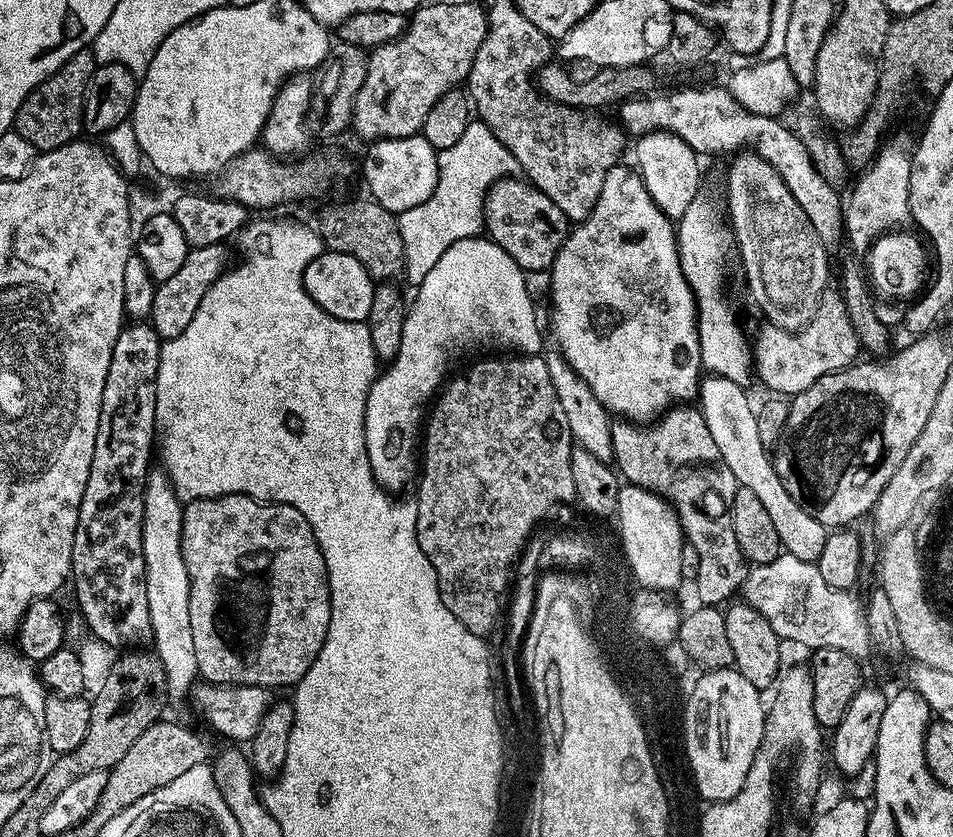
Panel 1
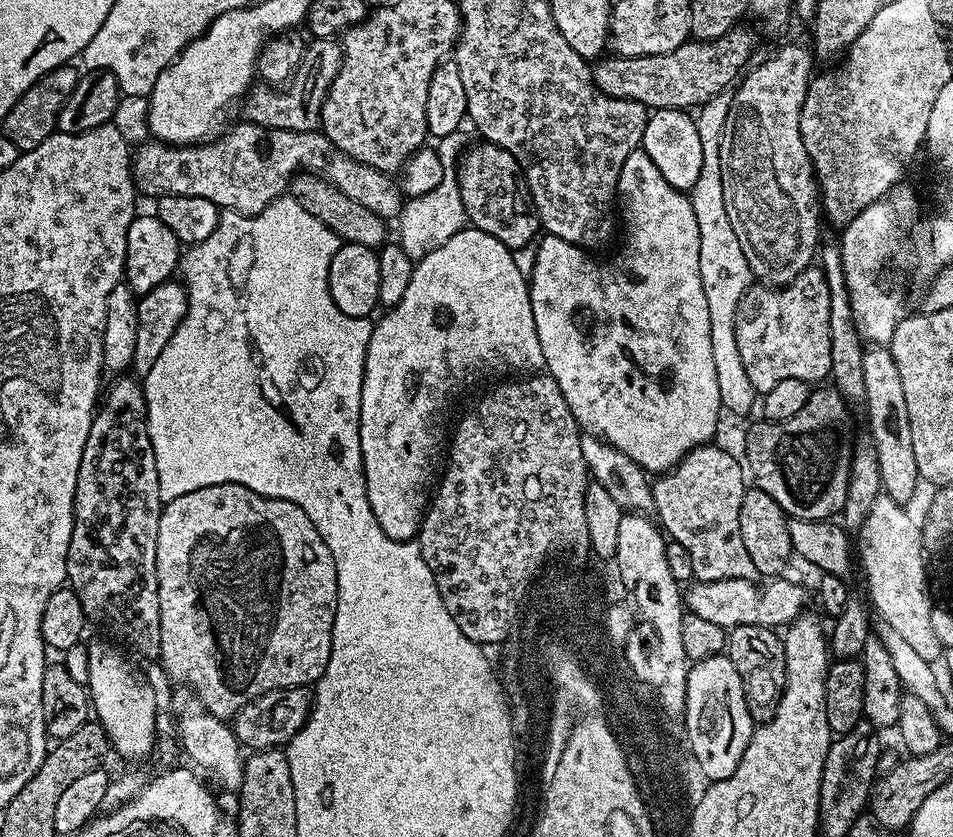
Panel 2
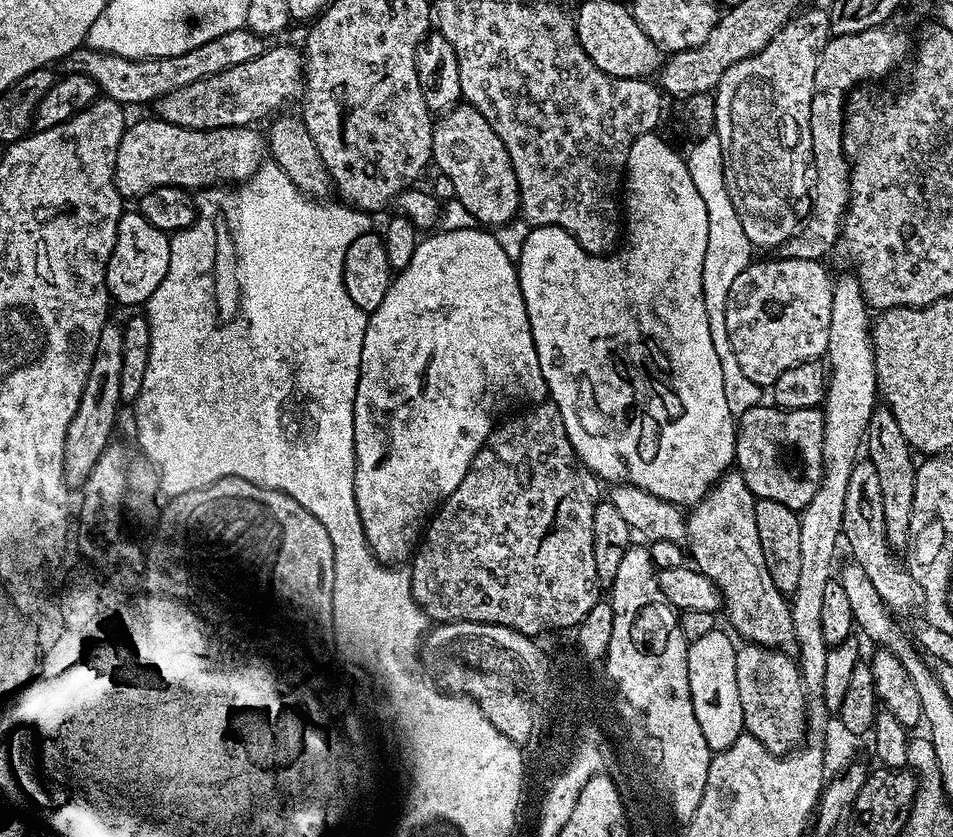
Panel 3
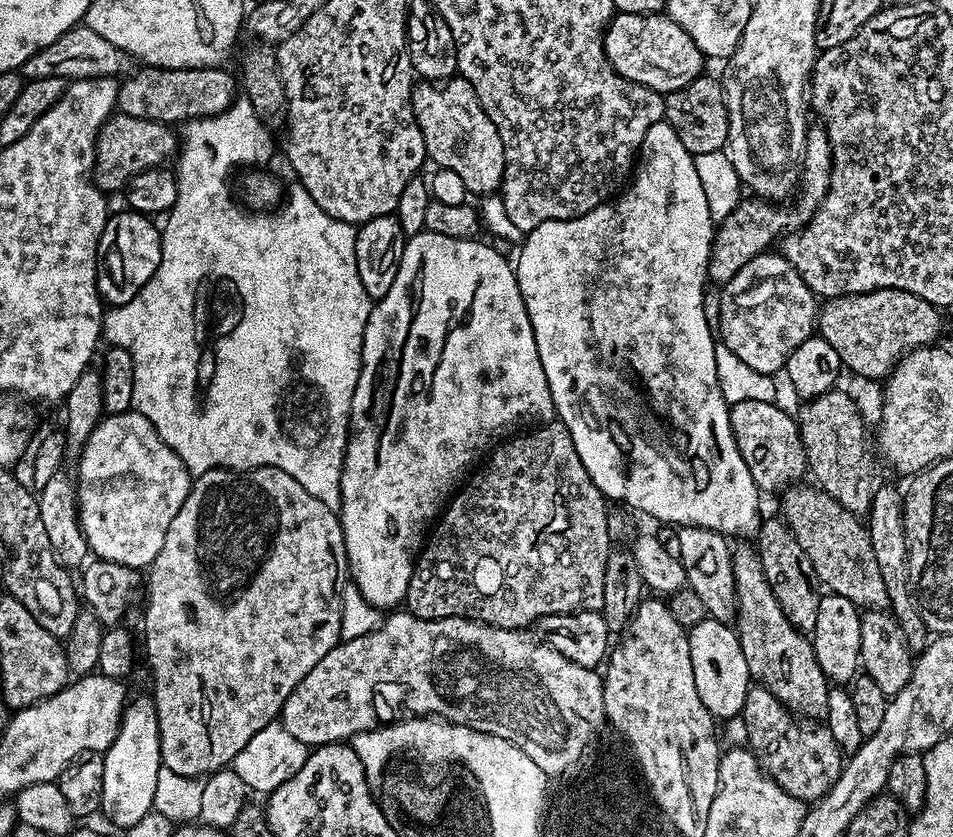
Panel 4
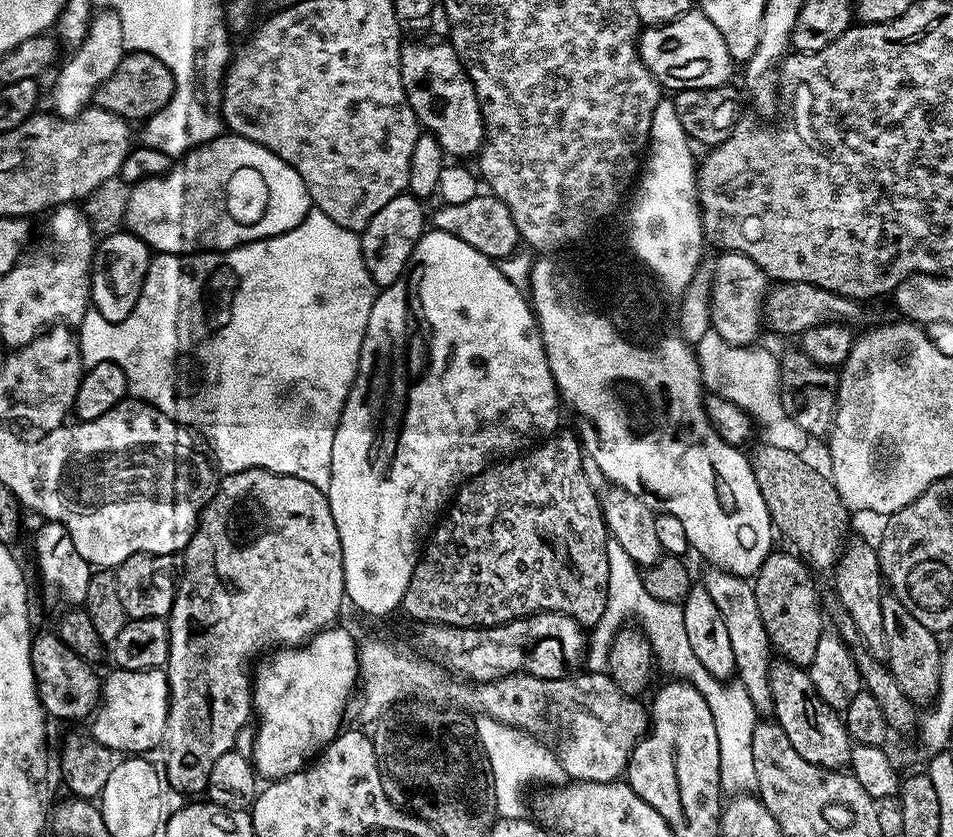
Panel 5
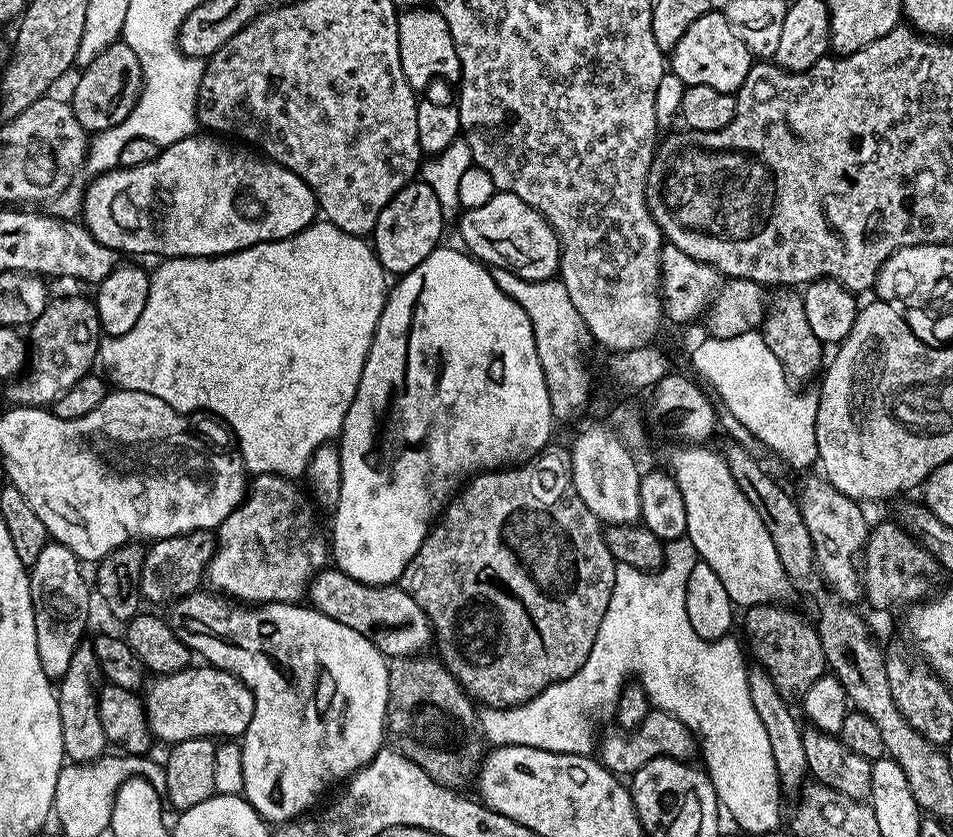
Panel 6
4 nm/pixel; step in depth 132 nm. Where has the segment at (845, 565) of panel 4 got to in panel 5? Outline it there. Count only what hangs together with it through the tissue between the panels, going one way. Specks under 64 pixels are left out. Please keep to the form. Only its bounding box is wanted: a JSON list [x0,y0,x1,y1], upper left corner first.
[750,442,850,569]

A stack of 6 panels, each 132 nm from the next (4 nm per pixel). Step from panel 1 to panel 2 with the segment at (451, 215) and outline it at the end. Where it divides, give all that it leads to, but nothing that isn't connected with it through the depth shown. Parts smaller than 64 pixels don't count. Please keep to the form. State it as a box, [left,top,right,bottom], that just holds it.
[398,131,468,262]

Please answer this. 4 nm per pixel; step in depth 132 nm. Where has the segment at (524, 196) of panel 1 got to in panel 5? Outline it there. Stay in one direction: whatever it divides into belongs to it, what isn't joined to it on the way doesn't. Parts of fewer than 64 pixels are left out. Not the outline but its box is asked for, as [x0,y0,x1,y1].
[400,42,484,158]

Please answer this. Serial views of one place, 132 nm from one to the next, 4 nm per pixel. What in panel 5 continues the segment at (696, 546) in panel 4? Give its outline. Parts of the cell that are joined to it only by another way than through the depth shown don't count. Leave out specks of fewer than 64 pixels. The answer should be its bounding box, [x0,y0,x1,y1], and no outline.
[702,567,774,717]

